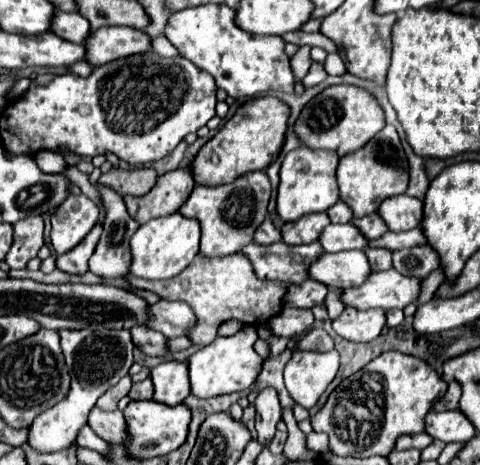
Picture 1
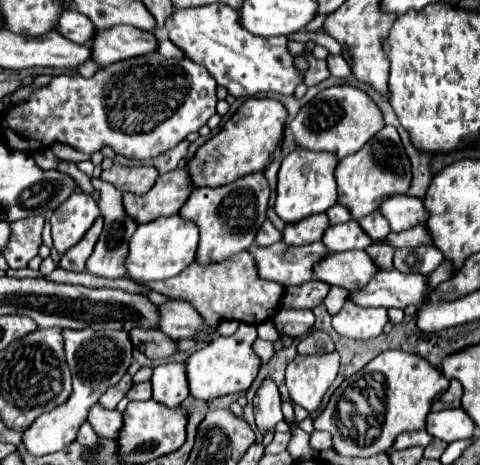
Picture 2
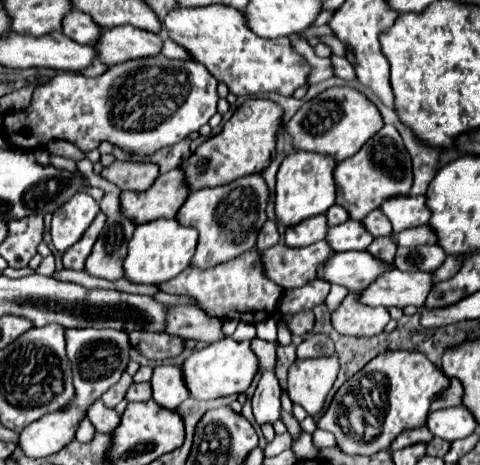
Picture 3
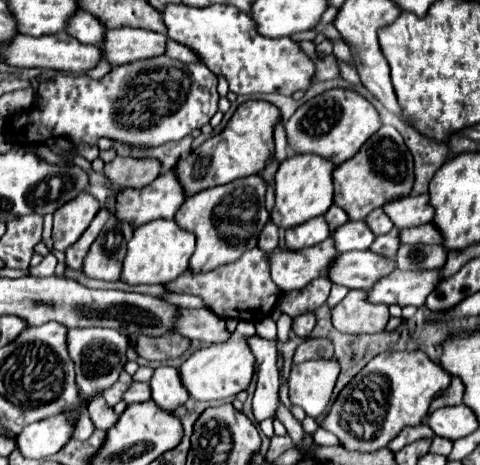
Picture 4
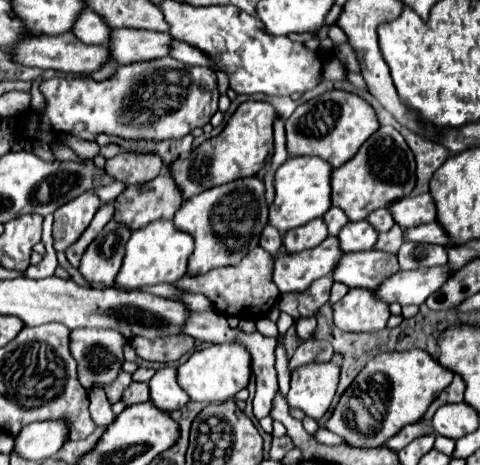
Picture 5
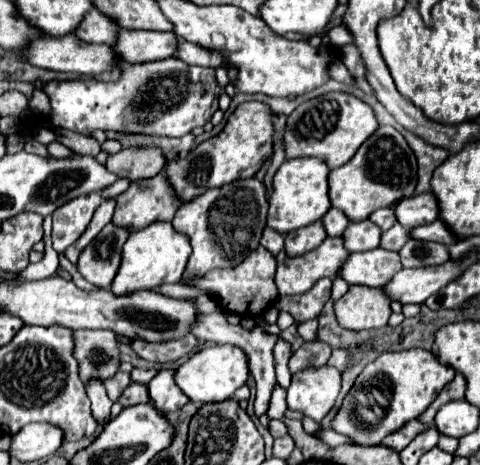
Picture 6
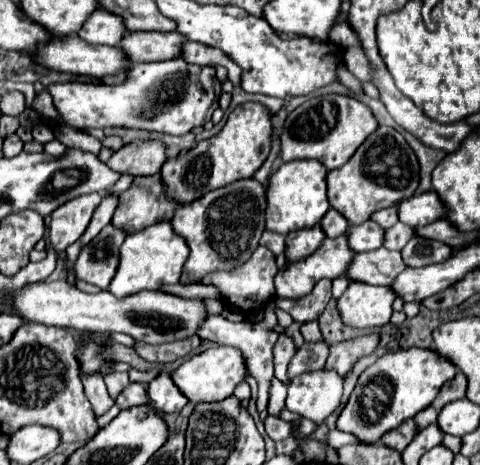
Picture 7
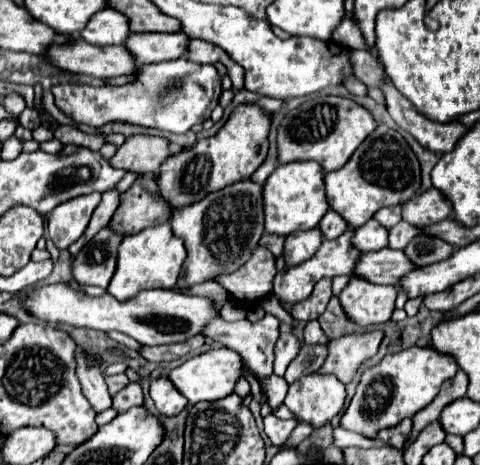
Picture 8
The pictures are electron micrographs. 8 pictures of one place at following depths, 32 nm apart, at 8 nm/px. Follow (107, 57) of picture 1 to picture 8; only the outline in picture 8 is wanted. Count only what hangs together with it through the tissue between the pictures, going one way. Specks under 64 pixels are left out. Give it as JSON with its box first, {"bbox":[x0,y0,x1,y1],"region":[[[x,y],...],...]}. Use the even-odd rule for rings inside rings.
{"bbox":[124,32,190,64],"region":[[[184,32],[172,34],[130,34],[130,40],[124,44],[136,52],[140,64],[166,62],[186,56],[190,38]]]}

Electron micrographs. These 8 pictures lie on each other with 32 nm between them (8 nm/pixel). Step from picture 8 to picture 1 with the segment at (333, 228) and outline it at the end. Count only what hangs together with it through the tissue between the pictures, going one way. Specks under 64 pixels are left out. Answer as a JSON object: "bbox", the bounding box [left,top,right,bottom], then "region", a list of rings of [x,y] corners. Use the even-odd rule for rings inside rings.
{"bbox":[328,202,352,224],"region":[[[336,202],[330,210],[328,210],[328,216],[330,216],[330,222],[332,224],[344,224],[344,222],[350,222],[352,220],[352,210],[342,204],[342,202]]]}

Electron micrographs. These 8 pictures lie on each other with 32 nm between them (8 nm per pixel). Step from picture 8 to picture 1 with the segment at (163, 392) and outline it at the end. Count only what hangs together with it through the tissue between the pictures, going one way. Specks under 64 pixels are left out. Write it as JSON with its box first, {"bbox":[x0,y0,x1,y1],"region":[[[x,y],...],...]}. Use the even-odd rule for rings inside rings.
{"bbox":[152,362,190,406],"region":[[[162,362],[152,368],[152,382],[154,382],[154,400],[178,406],[190,394],[188,384],[188,366],[186,362]]]}

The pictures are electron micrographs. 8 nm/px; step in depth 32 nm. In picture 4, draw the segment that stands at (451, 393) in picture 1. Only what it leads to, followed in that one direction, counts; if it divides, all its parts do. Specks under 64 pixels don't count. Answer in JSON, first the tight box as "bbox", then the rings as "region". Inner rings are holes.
{"bbox":[430,376,464,414],"region":[[[458,376],[452,378],[452,384],[448,386],[446,392],[442,392],[432,404],[430,404],[430,414],[442,406],[456,406],[462,404],[462,396],[464,396],[464,384],[460,382]]]}

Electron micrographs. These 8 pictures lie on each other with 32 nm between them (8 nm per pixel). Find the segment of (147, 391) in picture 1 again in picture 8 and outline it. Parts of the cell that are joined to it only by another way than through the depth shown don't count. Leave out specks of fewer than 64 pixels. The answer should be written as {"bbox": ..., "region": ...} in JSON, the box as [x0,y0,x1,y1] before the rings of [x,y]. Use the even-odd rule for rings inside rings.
{"bbox":[112,382,142,414],"region":[[[130,382],[126,388],[122,388],[118,394],[112,396],[112,408],[118,414],[128,412],[132,406],[142,406],[142,392],[138,382]]]}

